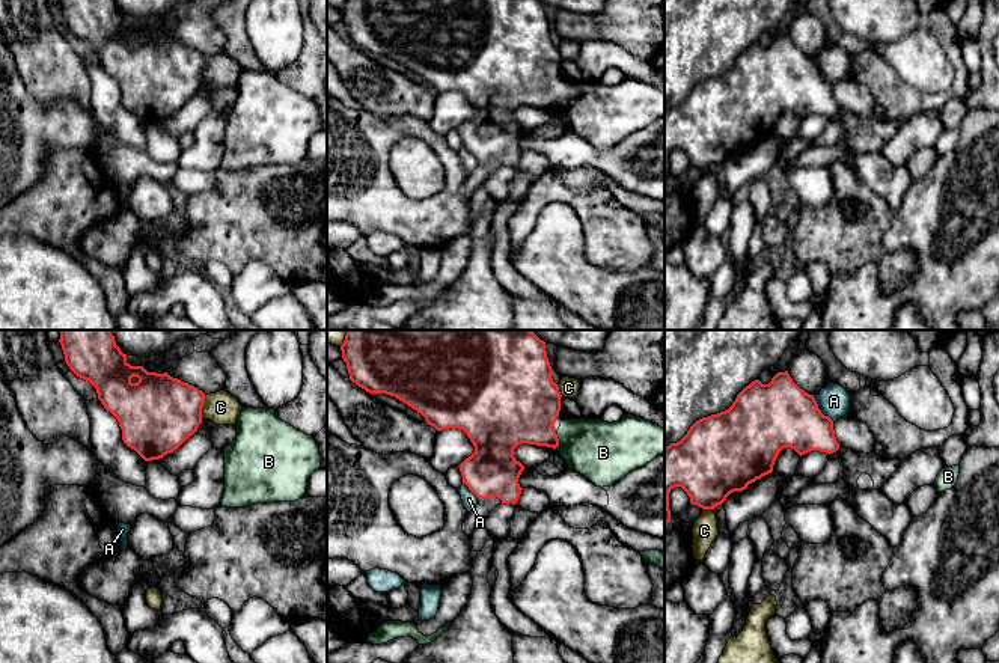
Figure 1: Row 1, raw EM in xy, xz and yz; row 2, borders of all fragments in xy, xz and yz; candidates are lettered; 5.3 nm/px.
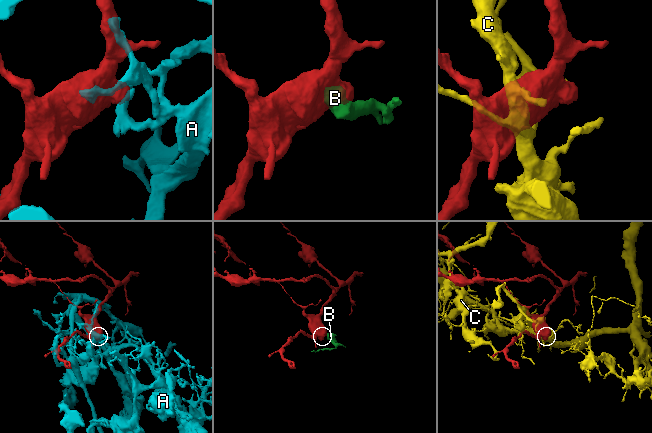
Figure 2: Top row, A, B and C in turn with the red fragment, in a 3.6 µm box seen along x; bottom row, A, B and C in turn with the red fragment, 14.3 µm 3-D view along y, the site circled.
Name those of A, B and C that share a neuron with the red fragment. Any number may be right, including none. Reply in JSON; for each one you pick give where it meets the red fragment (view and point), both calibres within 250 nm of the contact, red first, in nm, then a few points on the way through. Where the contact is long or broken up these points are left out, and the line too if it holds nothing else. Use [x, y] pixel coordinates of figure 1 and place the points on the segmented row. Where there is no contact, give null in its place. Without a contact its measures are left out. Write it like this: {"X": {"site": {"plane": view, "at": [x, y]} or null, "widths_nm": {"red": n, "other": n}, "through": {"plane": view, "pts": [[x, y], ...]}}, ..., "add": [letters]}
{"B": {"site": {"plane": "xz", "at": [558, 442]}, "widths_nm": {"red": 360, "other": 320}, "through": {"plane": "xz", "pts": [[523, 410], [558, 442], [582, 442], [603, 452]]}}, "add": ["B"]}

